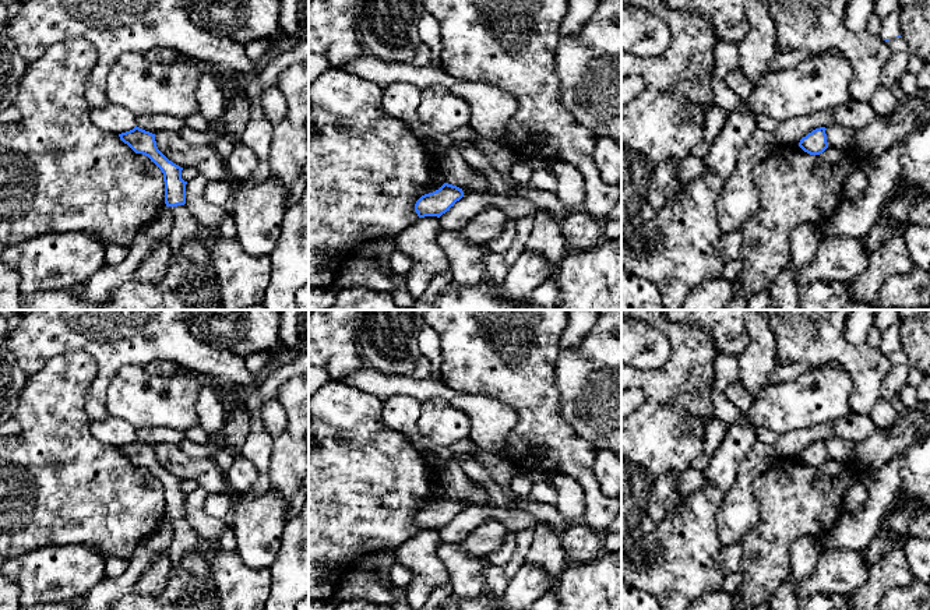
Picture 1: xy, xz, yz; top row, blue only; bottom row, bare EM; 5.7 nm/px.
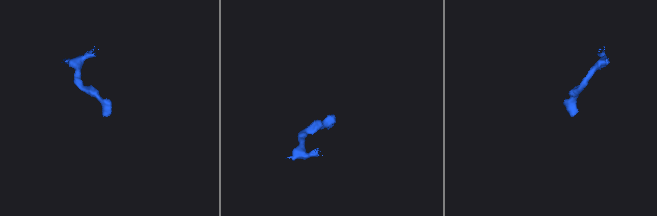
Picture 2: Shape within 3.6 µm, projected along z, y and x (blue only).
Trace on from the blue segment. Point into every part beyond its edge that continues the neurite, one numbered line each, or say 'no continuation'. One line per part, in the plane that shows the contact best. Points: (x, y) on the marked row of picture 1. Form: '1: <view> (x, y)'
1: yz (890, 25)

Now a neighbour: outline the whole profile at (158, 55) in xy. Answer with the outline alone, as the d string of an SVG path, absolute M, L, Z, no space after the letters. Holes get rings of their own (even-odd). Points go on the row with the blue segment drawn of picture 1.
M154 47L147 50L144 56L149 61L161 64L172 64L180 57L176 50L169 47Z

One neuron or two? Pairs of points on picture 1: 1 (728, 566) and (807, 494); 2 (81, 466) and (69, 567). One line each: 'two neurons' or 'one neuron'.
1: two neurons
2: two neurons

